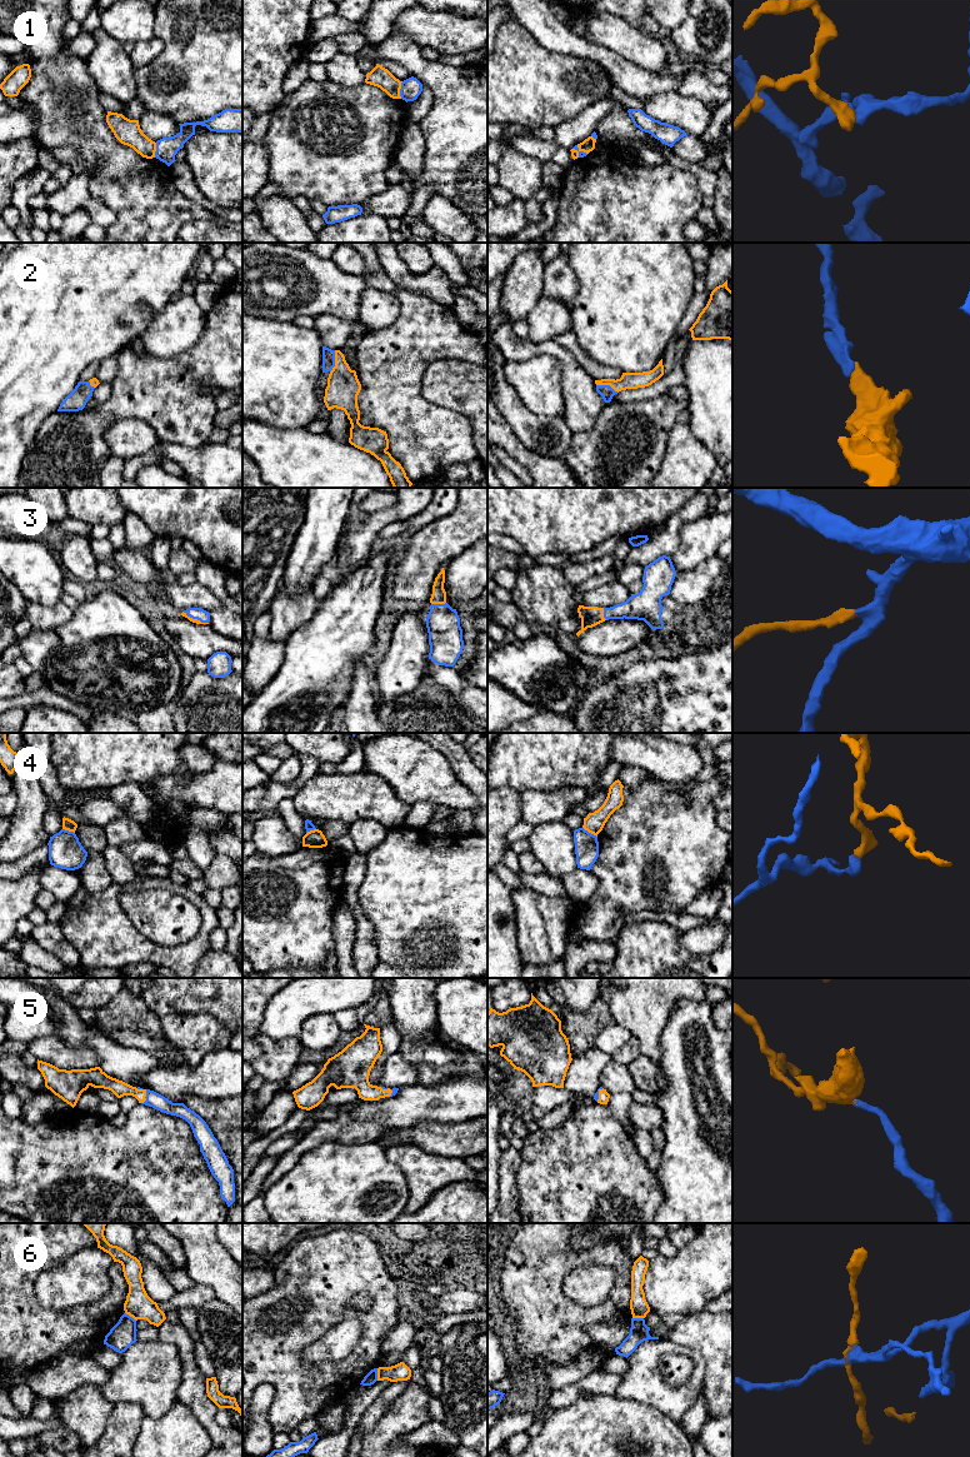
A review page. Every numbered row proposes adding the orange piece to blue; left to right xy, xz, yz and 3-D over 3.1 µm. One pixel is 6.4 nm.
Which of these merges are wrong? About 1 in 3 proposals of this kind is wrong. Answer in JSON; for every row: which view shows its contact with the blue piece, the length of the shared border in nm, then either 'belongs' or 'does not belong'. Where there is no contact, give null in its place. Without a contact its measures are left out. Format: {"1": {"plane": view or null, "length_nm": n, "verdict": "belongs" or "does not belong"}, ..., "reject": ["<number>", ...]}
{"1": {"plane": "xz", "length_nm": 110, "verdict": "does not belong"}, "2": {"plane": "xz", "length_nm": 150, "verdict": "belongs"}, "3": {"plane": "xz", "length_nm": 100, "verdict": "belongs"}, "4": {"plane": "yz", "length_nm": 120, "verdict": "does not belong"}, "5": {"plane": "xy", "length_nm": 100, "verdict": "belongs"}, "6": {"plane": "xz", "length_nm": 80, "verdict": "does not belong"}, "reject": ["1", "4", "6"]}

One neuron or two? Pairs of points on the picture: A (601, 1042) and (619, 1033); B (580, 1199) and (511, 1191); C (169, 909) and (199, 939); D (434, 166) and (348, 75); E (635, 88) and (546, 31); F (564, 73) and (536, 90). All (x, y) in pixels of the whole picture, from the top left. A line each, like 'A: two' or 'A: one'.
A: one
B: two
C: two
D: two
E: one
F: one

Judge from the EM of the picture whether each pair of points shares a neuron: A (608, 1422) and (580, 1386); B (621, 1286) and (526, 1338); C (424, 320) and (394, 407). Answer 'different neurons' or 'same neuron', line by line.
A: different neurons
B: same neuron
C: same neuron

